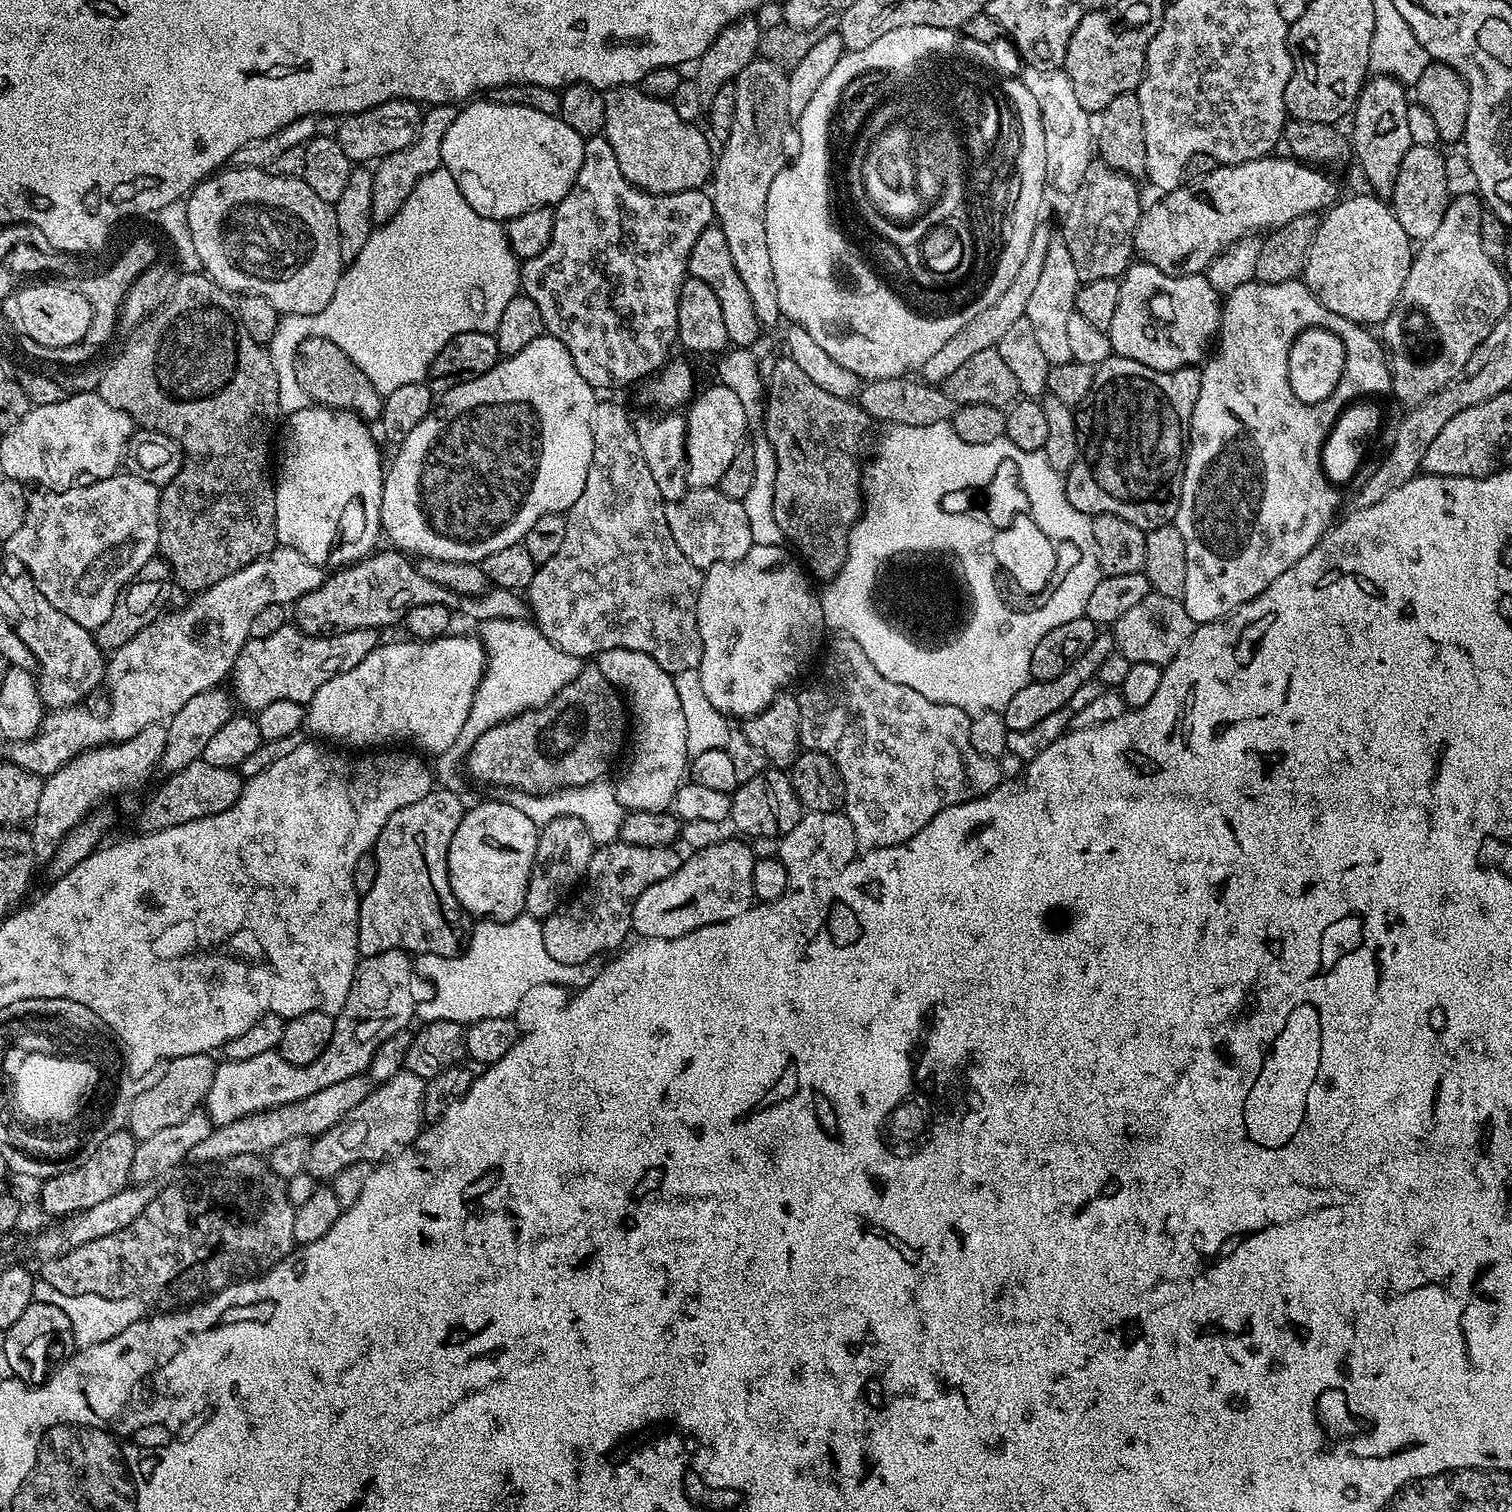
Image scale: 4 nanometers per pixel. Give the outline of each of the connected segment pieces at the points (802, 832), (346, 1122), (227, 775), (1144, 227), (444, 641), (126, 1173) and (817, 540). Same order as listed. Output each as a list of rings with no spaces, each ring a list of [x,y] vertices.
[[[843,811],[809,812],[800,817],[798,826],[790,830],[790,834],[779,837],[780,853],[778,859],[786,866],[786,878],[789,889],[811,888],[820,881],[830,878],[838,870],[842,870],[855,860],[858,845],[854,826],[850,826],[850,818]]]
[[[407,1070],[377,1083],[372,1093],[362,1098],[362,1102],[358,1102],[358,1106],[354,1106],[354,1110],[350,1110],[346,1118],[311,1141],[306,1171],[315,1176],[317,1181],[328,1182],[339,1172],[346,1170],[346,1166],[380,1162],[407,1148],[416,1141],[425,1123],[425,1087],[425,1080]]]
[[[202,758],[171,773],[165,780],[168,781],[140,810],[141,833],[170,830],[170,826],[182,826],[182,822],[194,822],[198,818],[222,814],[222,810],[230,810],[230,806],[238,802],[244,789],[244,780],[237,769],[210,766],[210,762]]]
[[[1276,155],[1217,166],[1202,179],[1181,183],[1172,192],[1163,193],[1157,204],[1147,205],[1140,213],[1134,237],[1139,259],[1171,276],[1195,276],[1234,242],[1253,235],[1255,228],[1280,228],[1294,218],[1327,209],[1337,199],[1332,180],[1324,173],[1327,171]]]
[[[449,634],[441,638],[441,640],[413,640],[405,639],[399,644],[381,643],[370,654],[366,654],[366,658],[362,658],[362,662],[358,662],[358,666],[354,666],[354,670],[346,670],[344,676],[335,676],[330,678],[330,682],[326,682],[323,686],[318,686],[318,694],[314,694],[312,701],[306,706],[306,724],[310,729],[312,727],[313,737],[319,738],[324,742],[340,742],[336,740],[344,739],[348,745],[356,750],[364,750],[369,746],[380,746],[383,740],[412,740],[411,747],[424,752],[436,752],[441,748],[445,754],[451,753],[454,745],[456,745],[456,733],[462,730],[462,726],[466,726],[466,718],[470,714],[470,706],[474,702],[474,694],[478,690],[478,686],[484,677],[484,665],[486,663],[486,653],[484,644],[475,635],[472,636],[456,636],[457,634]]]
[[[127,1130],[110,1134],[90,1158],[80,1168],[66,1170],[57,1176],[47,1177],[40,1188],[40,1208],[52,1218],[66,1218],[71,1214],[88,1211],[90,1206],[98,1206],[98,1202],[106,1202],[106,1198],[114,1198],[123,1188],[129,1187],[133,1179],[132,1167],[136,1154],[137,1139]]]
[[[787,358],[773,362],[772,373],[766,376],[762,421],[763,435],[768,437],[776,459],[772,513],[784,540],[808,559],[806,568],[813,577],[832,576],[832,572],[838,572],[836,562],[845,563],[848,557],[848,548],[842,548],[848,546],[848,542],[838,544],[838,540],[834,540],[834,536],[838,536],[834,534],[834,528],[851,528],[856,508],[860,508],[860,500],[856,500],[856,460],[860,460],[860,452],[864,452],[864,444],[868,444],[868,430],[873,425],[873,419],[860,408],[859,403],[837,398],[835,394],[814,386],[814,382],[810,382],[799,368],[798,362]]]

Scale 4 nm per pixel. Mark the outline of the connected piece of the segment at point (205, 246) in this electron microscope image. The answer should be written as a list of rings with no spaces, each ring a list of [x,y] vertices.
[[[225,167],[209,176],[207,180],[203,180],[188,193],[186,197],[186,222],[190,230],[190,238],[194,238],[194,250],[198,250],[203,275],[207,276],[216,285],[217,289],[224,291],[225,288],[228,292],[236,292],[235,294],[261,296],[266,298],[266,302],[270,302],[270,306],[274,306],[277,312],[290,316],[318,314],[322,310],[326,310],[326,306],[330,306],[330,298],[334,298],[334,290],[338,290],[340,276],[344,273],[346,267],[346,261],[342,258],[342,250],[340,249],[340,239],[338,238],[338,218],[336,217],[335,207],[322,202],[322,198],[318,198],[318,194],[314,194],[314,190],[310,190],[310,186],[306,186],[303,178],[299,176],[278,176],[263,168]]]

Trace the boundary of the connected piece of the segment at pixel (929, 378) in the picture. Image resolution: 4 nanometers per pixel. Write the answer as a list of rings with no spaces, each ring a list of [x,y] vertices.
[[[1042,222],[1036,227],[1034,238],[1030,241],[1030,251],[1026,253],[1026,262],[1022,262],[1022,267],[1014,277],[1014,282],[1010,282],[1006,294],[1002,294],[998,302],[986,306],[982,314],[974,314],[974,318],[970,318],[970,322],[966,322],[966,326],[962,326],[962,330],[954,334],[954,338],[947,340],[937,352],[930,358],[926,358],[924,365],[918,369],[921,381],[925,384],[943,385],[944,380],[950,378],[950,374],[954,374],[958,366],[962,366],[962,362],[967,362],[969,358],[974,358],[974,354],[978,354],[981,350],[990,350],[996,347],[998,342],[1002,342],[1006,329],[1026,314],[1026,301],[1030,298],[1030,293],[1034,291],[1039,275],[1042,274],[1042,266],[1046,262],[1046,250],[1050,250],[1050,242],[1053,238],[1054,232],[1047,228],[1047,223]]]

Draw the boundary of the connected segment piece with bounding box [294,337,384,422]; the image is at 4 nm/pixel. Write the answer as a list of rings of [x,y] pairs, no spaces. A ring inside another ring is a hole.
[[[326,337],[306,338],[298,345],[294,371],[299,386],[306,390],[310,400],[317,405],[353,412],[365,422],[379,421],[384,397],[378,390],[374,390],[374,382],[370,382],[370,378],[366,378],[366,374],[362,374],[354,362],[350,362],[348,355]]]

